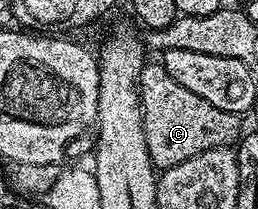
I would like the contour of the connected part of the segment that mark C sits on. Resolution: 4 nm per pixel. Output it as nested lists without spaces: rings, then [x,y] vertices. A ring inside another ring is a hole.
[[[148,62],[144,66],[139,78],[139,100],[145,125],[145,145],[156,168],[181,165],[181,161],[189,161],[189,157],[197,157],[197,153],[232,146],[240,138],[240,116],[217,109],[217,105],[209,105],[205,97],[197,97],[197,93],[185,89],[185,85],[177,85],[162,62]]]

